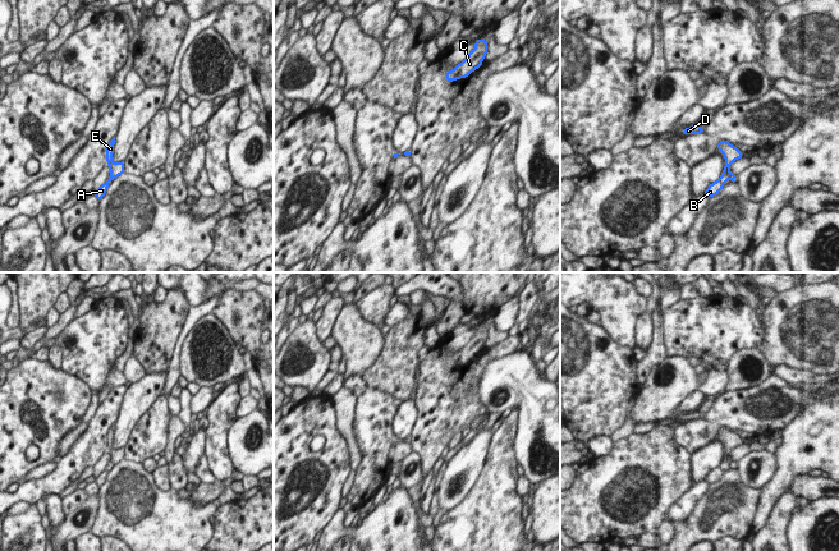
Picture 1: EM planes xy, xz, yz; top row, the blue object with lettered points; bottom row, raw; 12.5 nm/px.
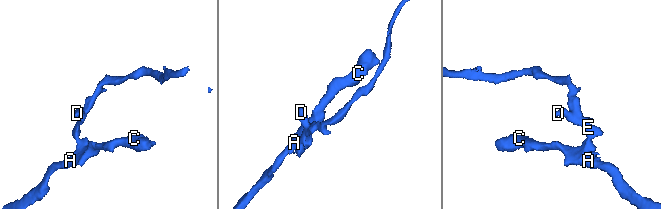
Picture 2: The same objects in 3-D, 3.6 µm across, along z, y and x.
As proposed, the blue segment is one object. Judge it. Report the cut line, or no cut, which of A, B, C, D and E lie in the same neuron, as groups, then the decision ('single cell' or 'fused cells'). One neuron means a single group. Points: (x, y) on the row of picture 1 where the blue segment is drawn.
no cut; A B C D E; single cell

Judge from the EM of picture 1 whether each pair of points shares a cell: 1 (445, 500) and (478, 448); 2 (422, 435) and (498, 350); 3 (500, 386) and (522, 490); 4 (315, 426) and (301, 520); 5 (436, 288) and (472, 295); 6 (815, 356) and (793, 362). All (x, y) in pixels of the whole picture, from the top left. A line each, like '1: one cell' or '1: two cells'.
1: one cell
2: one cell
3: two cells
4: one cell
5: two cells
6: one cell

